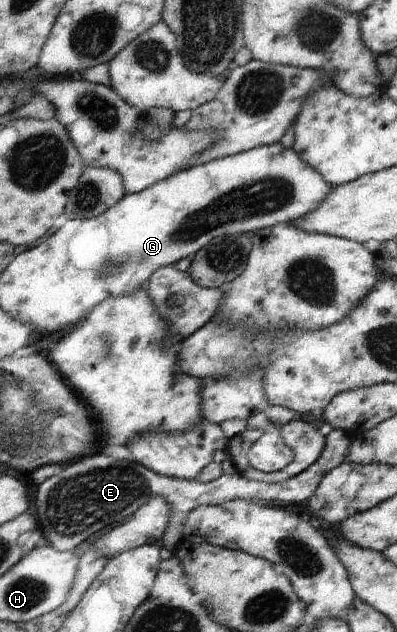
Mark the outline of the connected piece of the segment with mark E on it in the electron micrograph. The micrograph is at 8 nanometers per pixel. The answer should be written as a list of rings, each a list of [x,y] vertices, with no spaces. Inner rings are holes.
[[[334,429],[325,435],[324,450],[316,462],[291,479],[271,485],[260,481],[249,481],[238,472],[222,475],[209,483],[199,483],[196,480],[189,481],[159,475],[144,465],[128,459],[90,456],[68,464],[64,472],[37,485],[35,501],[37,521],[50,545],[56,550],[72,551],[80,542],[84,542],[98,530],[122,522],[124,518],[132,516],[149,498],[160,495],[167,500],[171,510],[169,526],[160,545],[172,551],[178,548],[177,545],[182,541],[183,522],[187,514],[197,506],[219,505],[234,499],[250,501],[254,498],[258,498],[263,504],[271,502],[300,504],[314,494],[323,476],[329,470],[343,462],[348,449],[352,449],[351,437],[343,430]]]

